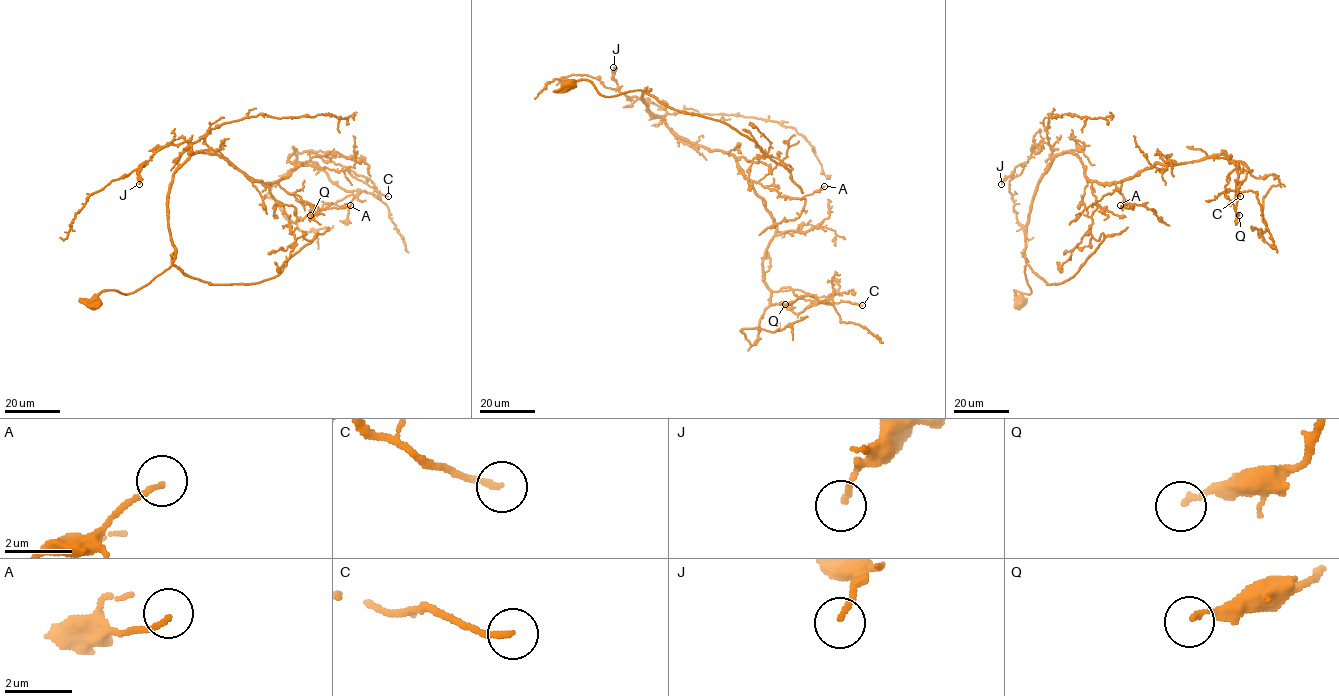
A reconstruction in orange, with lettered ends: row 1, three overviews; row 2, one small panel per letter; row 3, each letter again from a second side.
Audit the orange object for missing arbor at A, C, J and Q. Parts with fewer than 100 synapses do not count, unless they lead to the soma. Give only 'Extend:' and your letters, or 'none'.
Extend: none

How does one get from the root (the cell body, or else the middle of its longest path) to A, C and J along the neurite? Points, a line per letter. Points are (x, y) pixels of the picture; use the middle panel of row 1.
A: (568, 84), (588, 80), (606, 96), (649, 90), (647, 107), (679, 136), (731, 154), (781, 197), (824, 186)
C: (568, 84), (649, 90), (653, 114), (731, 154), (762, 199), (776, 228), (766, 286), (862, 305)
J: (568, 84), (588, 80), (606, 96), (649, 90), (642, 98), (652, 116), (666, 113), (622, 93), (613, 67)

